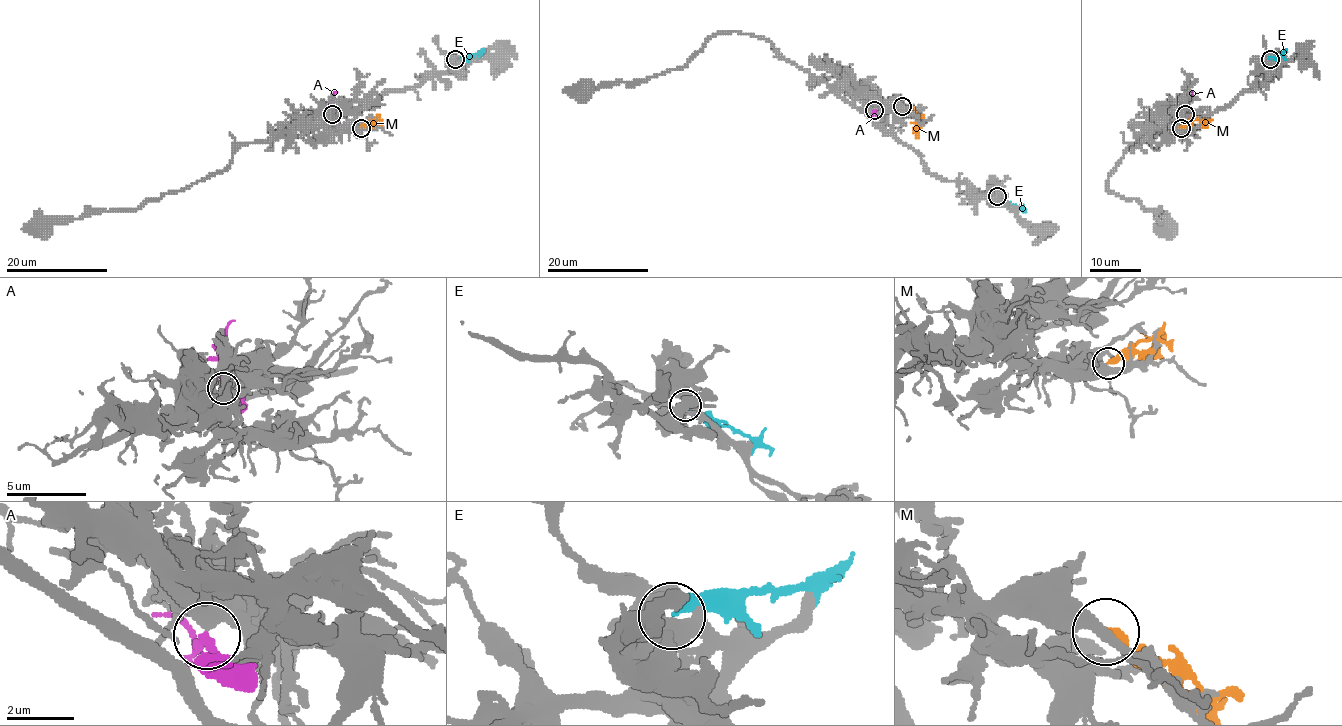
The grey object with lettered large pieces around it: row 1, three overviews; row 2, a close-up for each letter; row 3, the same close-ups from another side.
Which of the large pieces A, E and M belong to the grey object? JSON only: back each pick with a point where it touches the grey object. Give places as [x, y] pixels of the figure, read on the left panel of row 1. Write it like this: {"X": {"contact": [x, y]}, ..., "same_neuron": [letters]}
{"A": {"contact": [332, 114]}, "same_neuron": ["A"]}

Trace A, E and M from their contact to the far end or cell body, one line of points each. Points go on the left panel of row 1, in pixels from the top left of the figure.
A: (332, 114), (329, 99), (336, 92)
E: (455, 59), (474, 56), (483, 49)
M: (361, 128), (376, 119)

